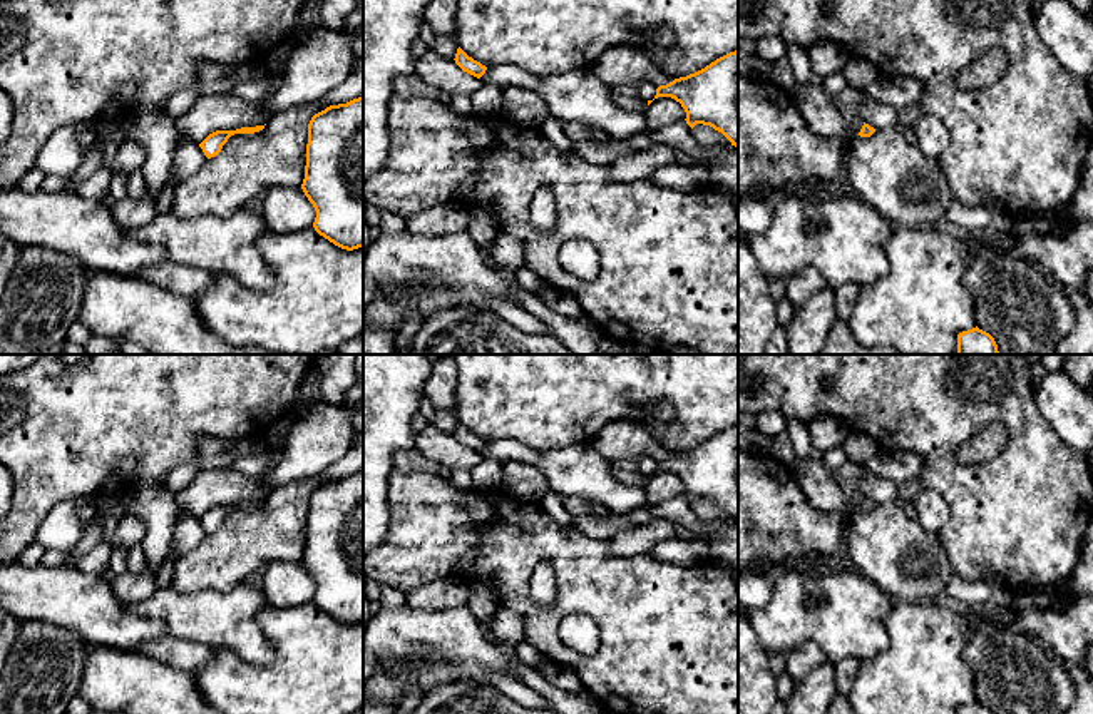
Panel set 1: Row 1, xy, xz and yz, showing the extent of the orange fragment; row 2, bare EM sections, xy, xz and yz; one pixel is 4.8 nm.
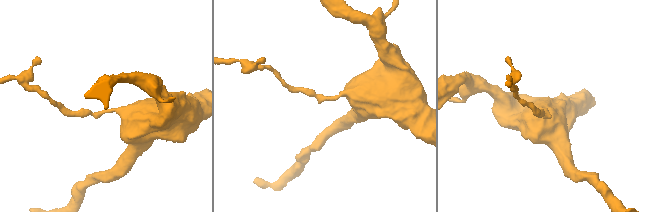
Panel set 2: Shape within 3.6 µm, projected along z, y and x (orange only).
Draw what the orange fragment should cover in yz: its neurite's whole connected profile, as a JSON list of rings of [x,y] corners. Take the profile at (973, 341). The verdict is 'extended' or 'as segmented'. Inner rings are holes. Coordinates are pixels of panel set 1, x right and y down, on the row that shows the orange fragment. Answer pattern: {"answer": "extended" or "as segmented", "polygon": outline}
{"answer": "as segmented", "polygon": [[[978,326],[957,334],[957,354],[999,354],[994,338]]]}

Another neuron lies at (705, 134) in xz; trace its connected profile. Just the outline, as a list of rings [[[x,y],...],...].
[[[696,124],[691,132],[703,145],[731,144],[721,132],[715,130],[710,125]]]

